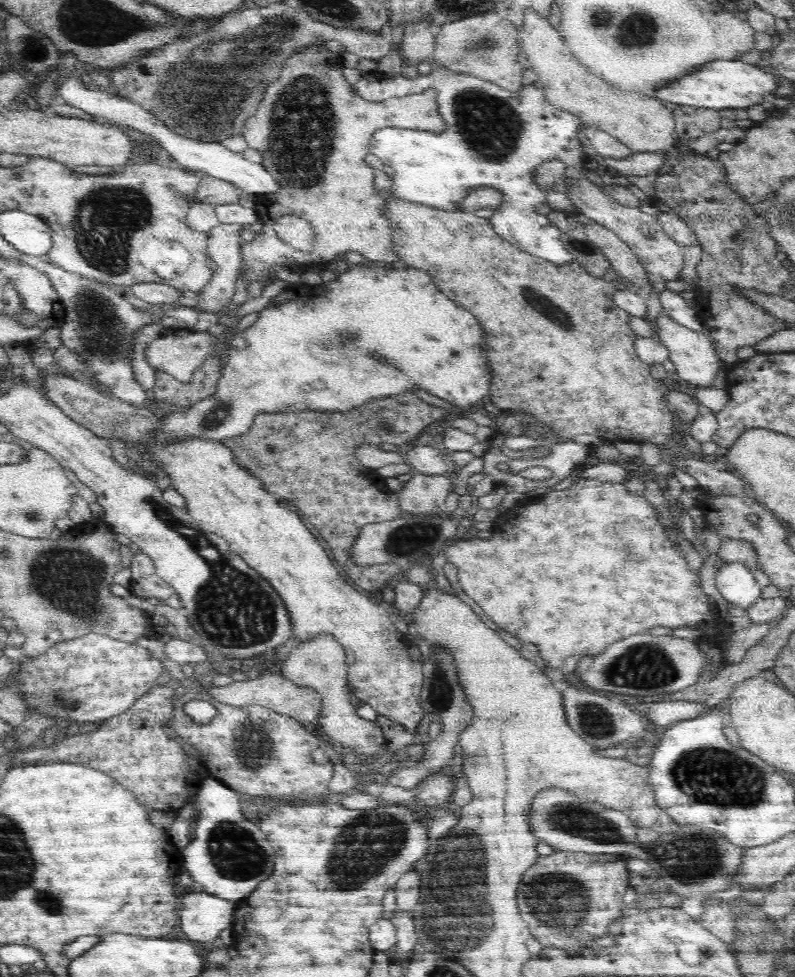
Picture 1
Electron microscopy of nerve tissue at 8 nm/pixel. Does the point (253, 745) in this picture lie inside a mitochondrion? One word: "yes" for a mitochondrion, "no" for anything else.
yes

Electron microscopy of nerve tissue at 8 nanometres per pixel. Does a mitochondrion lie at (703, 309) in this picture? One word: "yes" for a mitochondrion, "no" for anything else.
no

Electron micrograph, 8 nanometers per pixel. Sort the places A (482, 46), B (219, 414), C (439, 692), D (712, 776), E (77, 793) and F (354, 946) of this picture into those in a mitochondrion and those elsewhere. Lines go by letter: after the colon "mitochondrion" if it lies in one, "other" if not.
A: mitochondrion
B: mitochondrion
C: mitochondrion
D: mitochondrion
E: other
F: other

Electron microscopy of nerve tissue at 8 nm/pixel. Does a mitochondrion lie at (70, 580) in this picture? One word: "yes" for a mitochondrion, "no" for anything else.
yes

